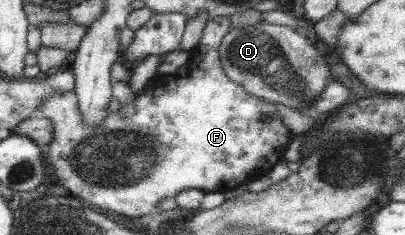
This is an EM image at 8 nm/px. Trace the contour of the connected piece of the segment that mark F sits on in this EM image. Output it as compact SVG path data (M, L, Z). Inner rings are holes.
M214 17L207 19L200 40L198 40L198 44L194 46L192 51L188 52L190 56L188 58L188 64L186 65L187 74L184 78L170 78L172 84L166 84L166 92L164 92L164 84L154 82L154 78L152 78L146 85L144 85L144 87L142 87L142 89L133 91L134 99L132 102L122 105L116 112L108 113L108 118L102 119L102 123L96 125L96 127L90 127L90 125L84 123L82 113L79 109L79 103L76 100L76 95L74 95L73 91L64 91L64 93L54 91L54 93L46 95L46 97L44 97L44 102L40 103L40 110L37 110L33 116L48 118L48 120L52 122L52 141L47 144L48 152L46 152L44 161L46 166L50 166L51 173L56 176L58 185L60 184L60 186L63 186L66 190L69 190L82 200L90 202L90 204L92 204L91 207L105 210L108 215L118 213L122 214L122 216L138 218L140 216L146 216L146 214L150 214L156 210L158 204L164 198L176 197L178 192L186 190L186 188L198 188L198 190L202 190L206 193L225 193L226 191L236 189L244 183L247 184L257 177L265 176L267 172L270 172L271 168L281 161L284 151L291 142L294 134L282 124L274 104L271 104L265 99L252 96L251 93L248 93L247 90L244 89L243 85L236 84L236 82L232 81L227 74L224 74L222 64L220 64L218 51L224 35L232 30L232 26L233 25L228 17ZM260 114L266 114L270 119L268 119L268 121L260 121Z

